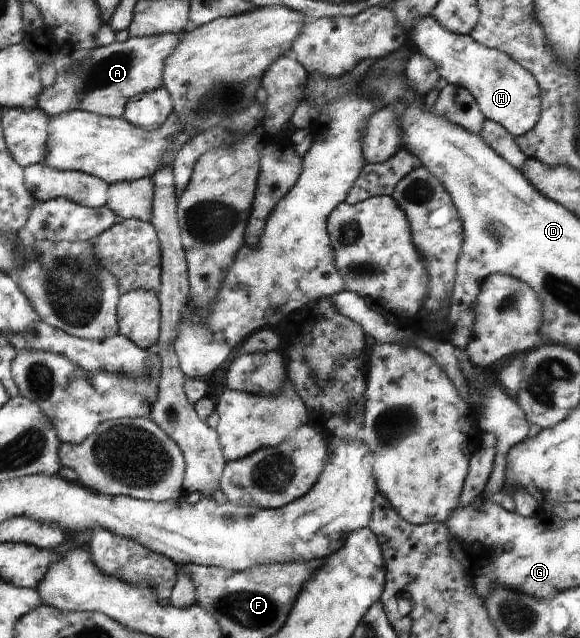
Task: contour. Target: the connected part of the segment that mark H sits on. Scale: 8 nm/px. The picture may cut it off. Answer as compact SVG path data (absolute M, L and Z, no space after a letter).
M424 17L407 32L416 49L435 63L440 78L467 89L486 120L504 126L515 138L531 131L540 119L540 87L530 70L503 51L480 45L470 34L460 35L444 29L434 17Z

